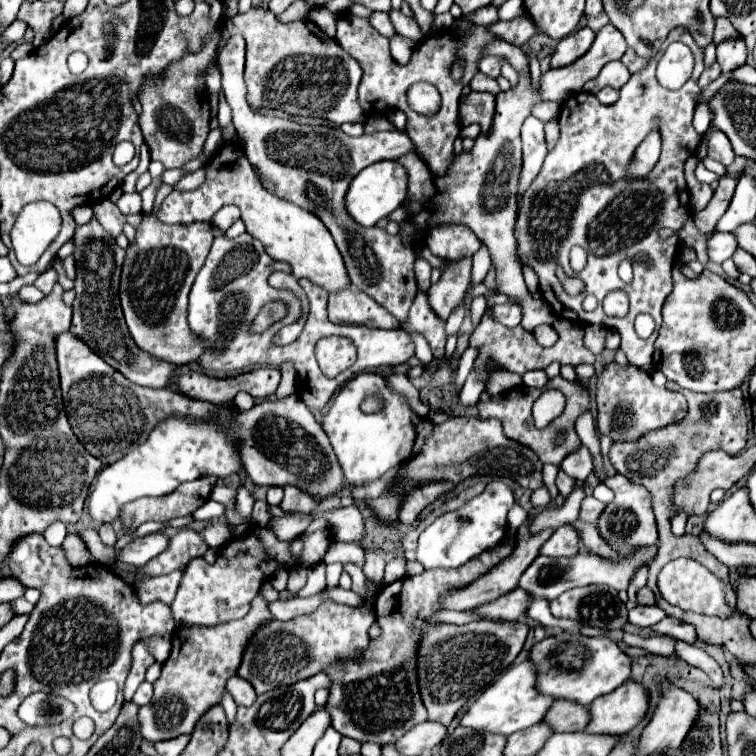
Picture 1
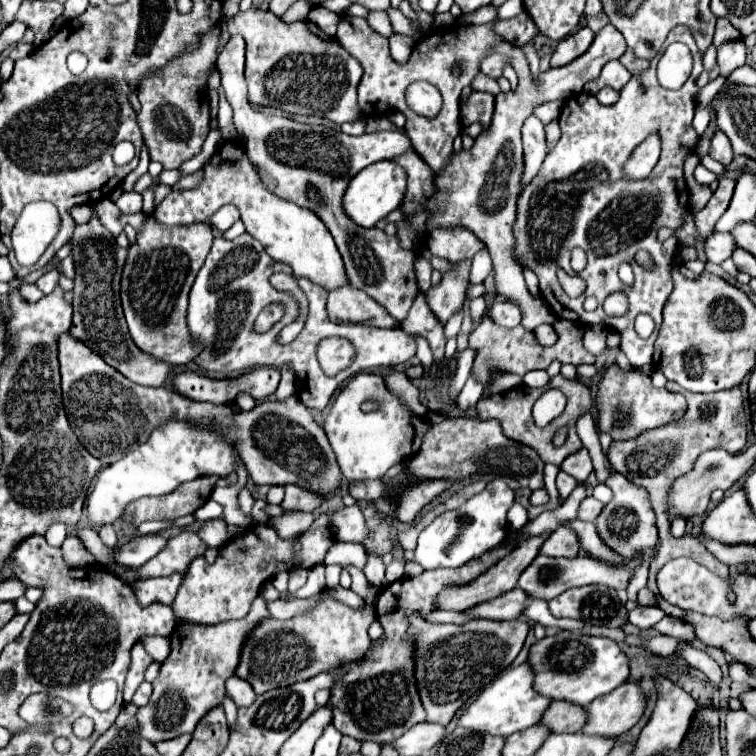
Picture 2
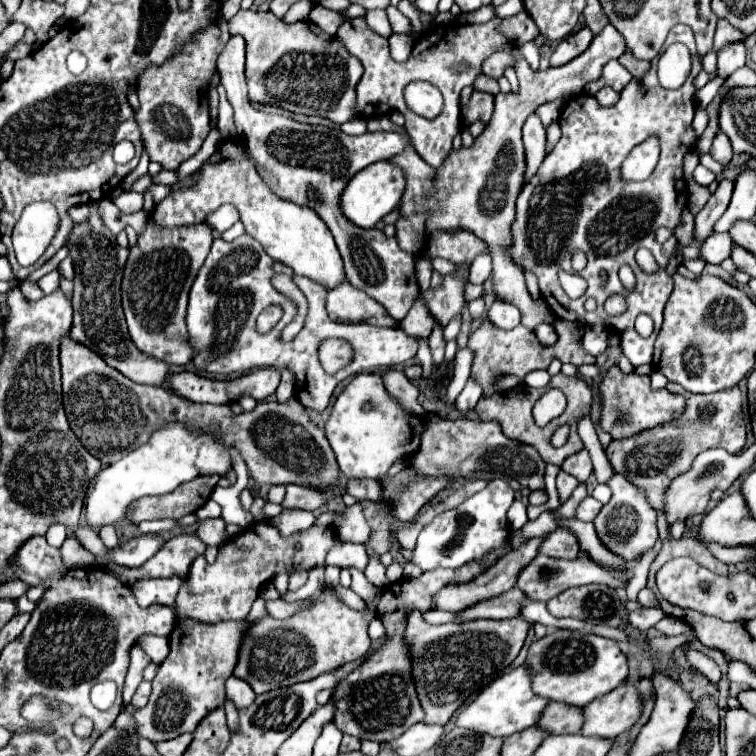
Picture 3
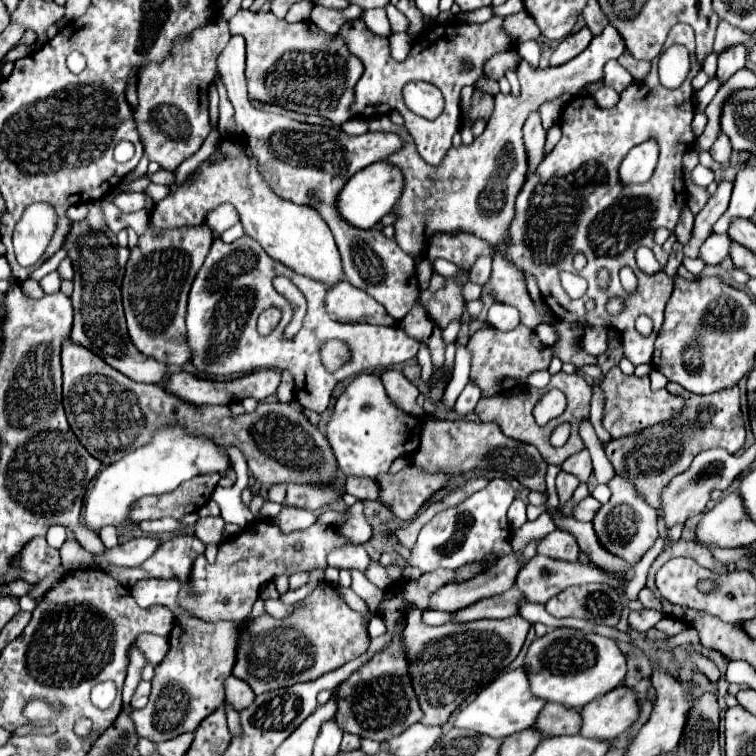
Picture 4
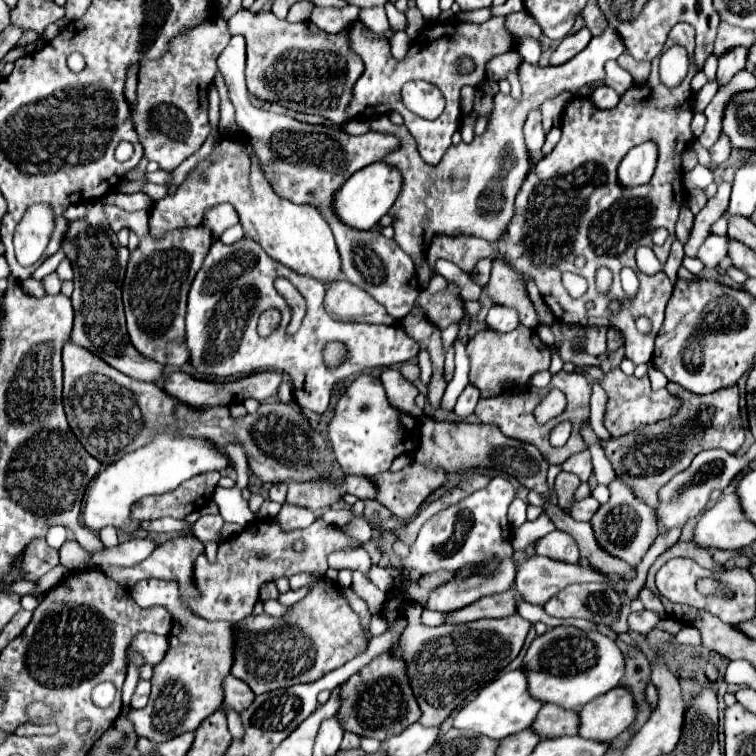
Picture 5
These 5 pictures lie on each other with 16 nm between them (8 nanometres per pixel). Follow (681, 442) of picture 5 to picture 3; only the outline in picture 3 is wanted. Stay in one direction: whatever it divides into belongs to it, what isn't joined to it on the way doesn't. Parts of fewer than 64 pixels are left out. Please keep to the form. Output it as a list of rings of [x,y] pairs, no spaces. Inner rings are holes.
[[[668,382],[666,388],[670,392],[682,394],[686,398],[686,410],[684,410],[682,418],[668,422],[664,426],[656,426],[652,430],[646,430],[646,432],[642,432],[634,438],[628,438],[628,440],[614,440],[606,450],[608,460],[612,460],[614,472],[628,478],[634,486],[644,488],[648,494],[650,506],[657,512],[657,528],[659,538],[662,540],[662,550],[658,552],[656,560],[652,562],[650,576],[648,576],[648,588],[652,592],[656,592],[656,596],[658,596],[656,572],[668,560],[672,560],[676,556],[690,556],[716,574],[722,574],[722,576],[728,574],[728,566],[718,562],[700,540],[696,540],[696,538],[678,538],[678,540],[670,538],[670,526],[668,526],[666,516],[664,516],[664,492],[668,490],[668,484],[676,476],[688,472],[688,468],[692,466],[692,462],[696,460],[696,456],[700,452],[710,450],[710,448],[724,448],[730,454],[738,454],[746,444],[746,422],[744,422],[742,398],[740,398],[738,386],[734,386],[730,390],[712,392],[712,394],[692,394],[676,382]]]

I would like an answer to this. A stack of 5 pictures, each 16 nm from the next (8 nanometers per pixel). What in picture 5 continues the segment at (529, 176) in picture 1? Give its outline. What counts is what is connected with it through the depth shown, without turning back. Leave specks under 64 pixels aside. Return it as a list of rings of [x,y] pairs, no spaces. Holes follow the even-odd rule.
[[[532,110],[526,118],[526,124],[524,124],[524,140],[526,140],[526,146],[528,146],[528,154],[530,154],[530,172],[532,168],[536,168],[538,160],[542,160],[542,146],[544,146],[544,130],[542,130],[542,124],[540,124],[540,110]]]

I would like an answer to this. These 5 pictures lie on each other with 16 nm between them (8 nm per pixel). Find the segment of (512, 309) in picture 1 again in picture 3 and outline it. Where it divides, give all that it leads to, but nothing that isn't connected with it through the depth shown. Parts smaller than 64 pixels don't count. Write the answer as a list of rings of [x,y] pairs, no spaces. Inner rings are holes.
[[[494,302],[488,310],[488,318],[490,322],[494,322],[500,328],[514,328],[520,324],[520,310],[512,308],[512,304],[504,304],[504,302]]]

